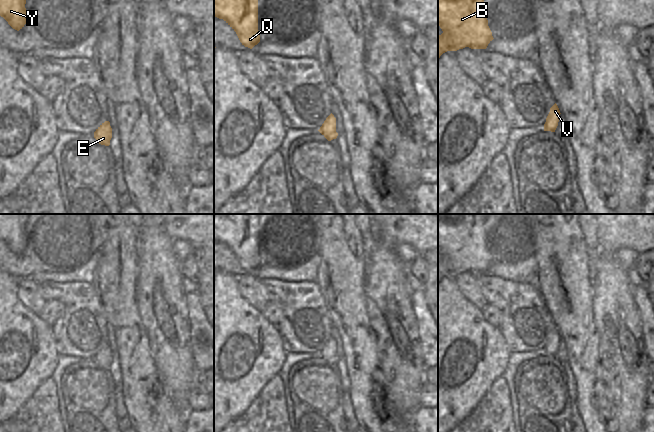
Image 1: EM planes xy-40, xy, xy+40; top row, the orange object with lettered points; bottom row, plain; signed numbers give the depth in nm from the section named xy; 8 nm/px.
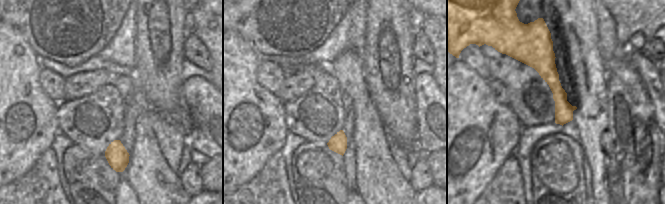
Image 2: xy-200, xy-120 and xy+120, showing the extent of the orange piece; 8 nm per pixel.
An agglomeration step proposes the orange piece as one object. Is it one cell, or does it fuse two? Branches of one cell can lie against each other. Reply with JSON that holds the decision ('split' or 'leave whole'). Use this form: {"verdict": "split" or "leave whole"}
{"verdict": "leave whole"}

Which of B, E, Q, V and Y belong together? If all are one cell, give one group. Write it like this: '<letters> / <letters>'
B E Q V Y

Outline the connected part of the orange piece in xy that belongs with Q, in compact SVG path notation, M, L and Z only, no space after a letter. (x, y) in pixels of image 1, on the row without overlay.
M214 214L214 241L223 243L245 271L252 273L260 266L258 254L258 214Z

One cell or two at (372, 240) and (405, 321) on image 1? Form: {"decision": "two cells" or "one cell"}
{"decision": "two cells"}

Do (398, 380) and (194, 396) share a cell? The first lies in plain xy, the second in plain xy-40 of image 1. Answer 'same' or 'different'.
different

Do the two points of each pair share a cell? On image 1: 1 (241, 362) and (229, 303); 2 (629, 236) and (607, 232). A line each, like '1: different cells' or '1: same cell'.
1: same cell
2: same cell

